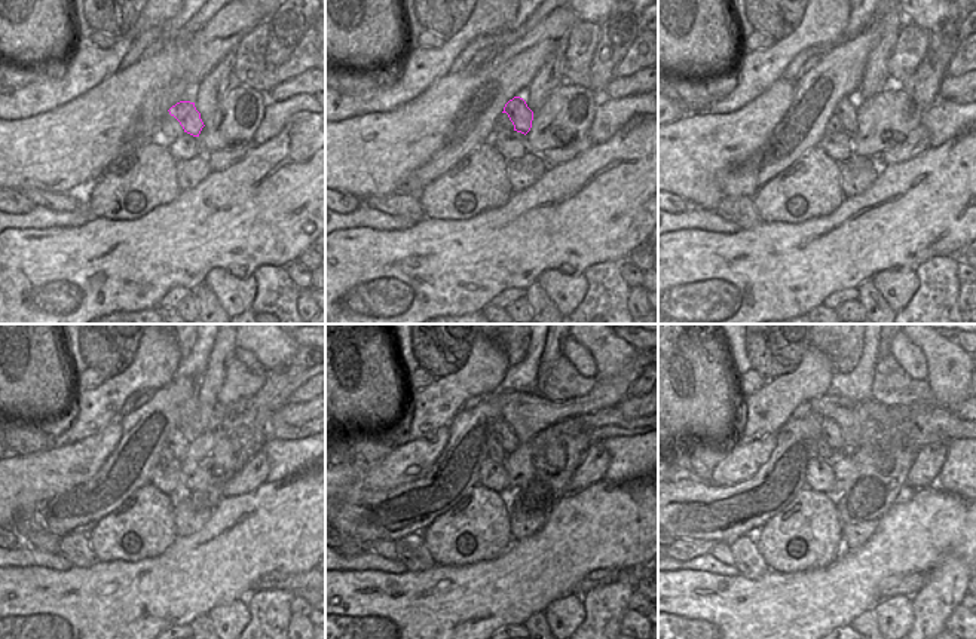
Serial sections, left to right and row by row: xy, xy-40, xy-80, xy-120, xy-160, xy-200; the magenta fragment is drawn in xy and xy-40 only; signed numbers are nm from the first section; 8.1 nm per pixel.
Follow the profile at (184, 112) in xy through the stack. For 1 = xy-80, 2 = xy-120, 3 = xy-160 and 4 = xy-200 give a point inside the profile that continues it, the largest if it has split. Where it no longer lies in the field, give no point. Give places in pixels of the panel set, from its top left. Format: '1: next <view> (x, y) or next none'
1: next xy-80 (846, 110)
2: next xy-120 (179, 442)
3: next xy-160 (504, 434)
4: next xy-200 (831, 430)

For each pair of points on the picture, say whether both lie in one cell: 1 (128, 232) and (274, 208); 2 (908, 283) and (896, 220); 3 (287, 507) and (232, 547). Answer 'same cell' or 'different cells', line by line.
1: same cell
2: different cells
3: same cell

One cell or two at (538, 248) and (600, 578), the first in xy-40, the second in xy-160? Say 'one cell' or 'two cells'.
two cells

